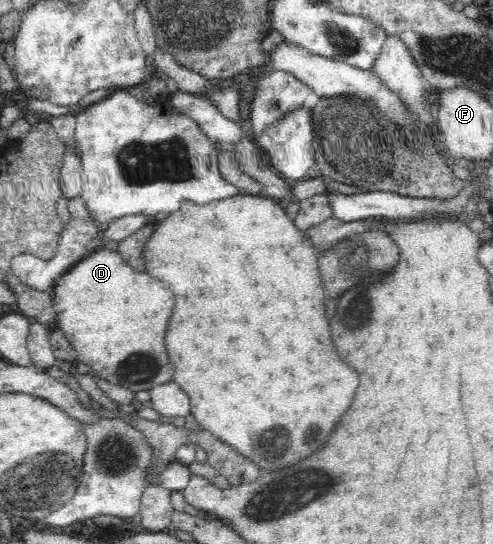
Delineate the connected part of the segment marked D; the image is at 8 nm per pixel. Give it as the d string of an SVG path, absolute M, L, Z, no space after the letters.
M104 248L92 250L62 274L49 294L57 313L55 323L77 354L76 365L134 393L142 389L151 390L155 384L171 382L173 368L169 366L169 354L165 354L165 326L169 326L173 294L161 288L163 284L153 280L149 274L133 272L131 265L117 251Z

